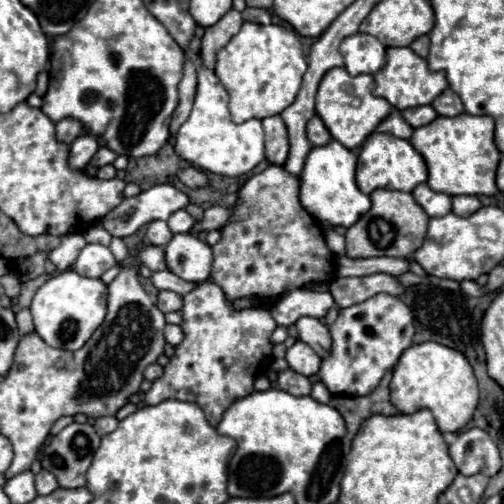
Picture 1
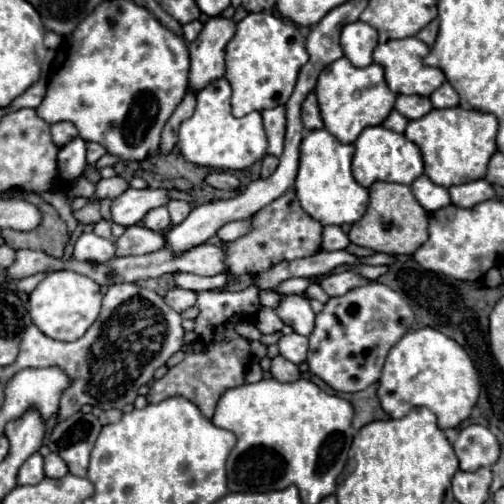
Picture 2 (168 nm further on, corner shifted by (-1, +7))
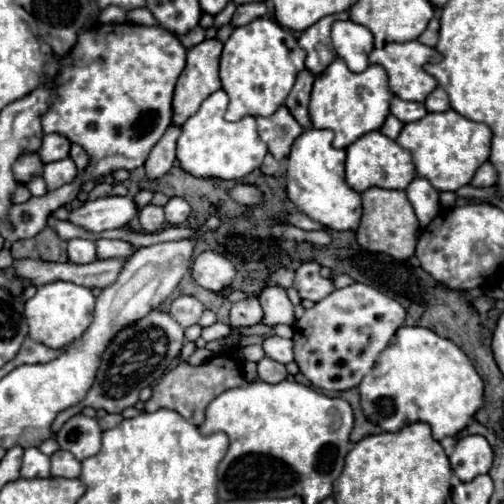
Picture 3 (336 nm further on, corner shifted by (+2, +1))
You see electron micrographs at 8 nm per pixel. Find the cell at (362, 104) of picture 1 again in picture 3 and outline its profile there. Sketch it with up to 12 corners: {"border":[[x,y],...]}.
{"border":[[336,59],[314,81],[312,127],[346,149],[382,127],[392,93],[382,65]]}

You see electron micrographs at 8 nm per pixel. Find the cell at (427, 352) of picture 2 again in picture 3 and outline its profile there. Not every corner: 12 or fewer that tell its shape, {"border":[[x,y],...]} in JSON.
{"border":[[402,325],[358,389],[384,431],[442,441],[484,383],[450,339]]}

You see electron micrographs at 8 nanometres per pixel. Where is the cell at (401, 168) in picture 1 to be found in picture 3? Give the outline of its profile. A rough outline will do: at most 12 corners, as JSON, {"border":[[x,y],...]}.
{"border":[[380,131],[346,149],[346,183],[406,189],[412,155]]}

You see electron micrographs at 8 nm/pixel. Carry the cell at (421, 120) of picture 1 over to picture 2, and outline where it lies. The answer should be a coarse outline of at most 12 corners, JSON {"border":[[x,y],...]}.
{"border":[[397,95],[395,109],[419,119],[433,109],[429,97]]}

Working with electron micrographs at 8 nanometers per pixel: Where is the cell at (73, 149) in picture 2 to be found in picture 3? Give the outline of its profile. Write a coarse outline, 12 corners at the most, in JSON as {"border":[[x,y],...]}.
{"border":[[70,157],[48,163],[42,177],[48,191],[76,179]]}

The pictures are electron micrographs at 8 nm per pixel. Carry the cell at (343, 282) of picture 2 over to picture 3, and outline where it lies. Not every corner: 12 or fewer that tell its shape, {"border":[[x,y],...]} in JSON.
{"border":[[312,261],[296,269],[294,287],[302,299],[320,299],[336,291],[332,279],[312,269]]}

